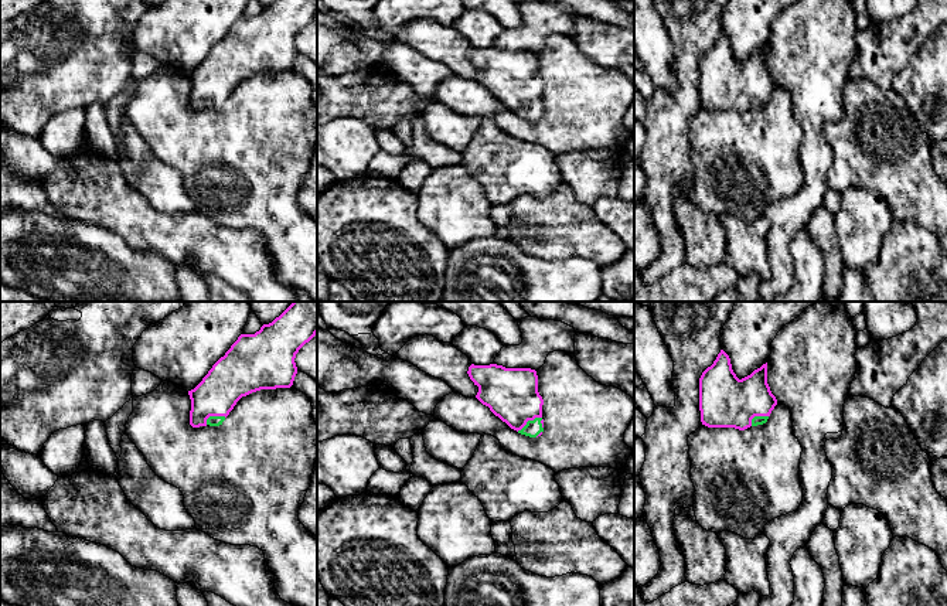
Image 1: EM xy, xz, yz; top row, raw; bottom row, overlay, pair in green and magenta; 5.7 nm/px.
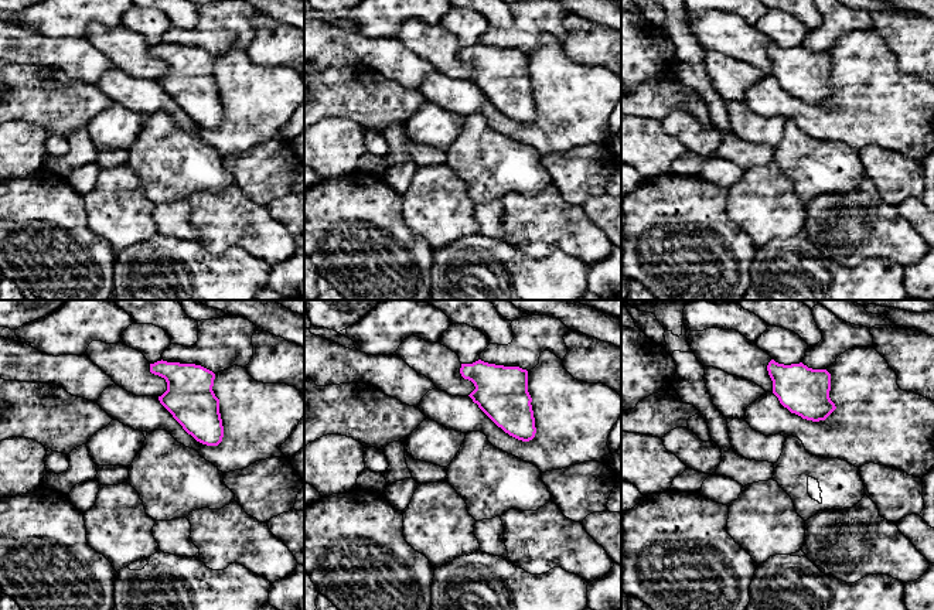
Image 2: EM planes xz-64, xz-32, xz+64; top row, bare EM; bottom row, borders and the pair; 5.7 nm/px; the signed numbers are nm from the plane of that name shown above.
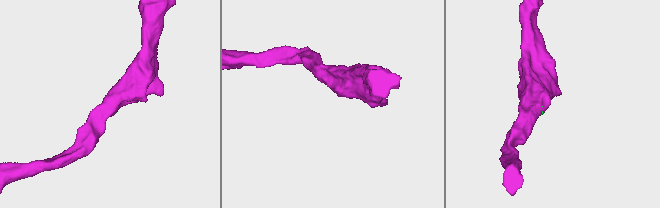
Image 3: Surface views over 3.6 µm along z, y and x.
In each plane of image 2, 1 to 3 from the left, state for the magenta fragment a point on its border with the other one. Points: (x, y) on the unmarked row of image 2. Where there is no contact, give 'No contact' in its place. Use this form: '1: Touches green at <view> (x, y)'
1: No contact
2: No contact
3: No contact

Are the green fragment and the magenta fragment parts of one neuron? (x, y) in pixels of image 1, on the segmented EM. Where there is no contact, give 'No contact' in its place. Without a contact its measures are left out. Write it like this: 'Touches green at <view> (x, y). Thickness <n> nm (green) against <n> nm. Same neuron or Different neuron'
Touches green at xz (528, 421). Thickness 90 nm (green) against 300 nm. Same neuron

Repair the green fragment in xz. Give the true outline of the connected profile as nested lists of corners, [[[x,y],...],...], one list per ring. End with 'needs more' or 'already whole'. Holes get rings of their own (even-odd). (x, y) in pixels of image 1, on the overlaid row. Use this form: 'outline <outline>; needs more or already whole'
outline [[[471,364],[467,374],[478,387],[476,398],[511,429],[529,438],[542,435],[544,399],[535,370]]]; needs more

